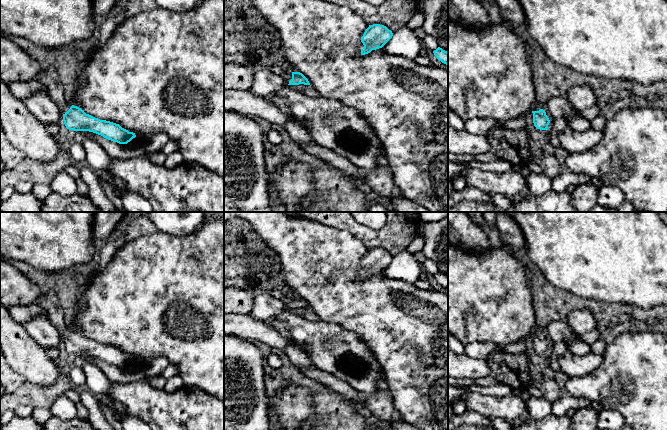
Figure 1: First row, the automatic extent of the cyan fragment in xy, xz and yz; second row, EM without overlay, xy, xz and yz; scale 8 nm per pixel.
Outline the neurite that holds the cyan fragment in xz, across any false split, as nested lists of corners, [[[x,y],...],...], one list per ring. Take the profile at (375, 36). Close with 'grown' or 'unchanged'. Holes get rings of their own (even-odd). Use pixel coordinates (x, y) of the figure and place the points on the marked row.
[[[369,25],[361,37],[361,42],[364,45],[364,48],[361,50],[361,55],[382,48],[392,38],[392,36],[392,31],[384,25]]] | unchanged

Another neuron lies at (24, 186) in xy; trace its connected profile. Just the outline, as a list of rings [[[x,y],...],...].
[[[21,181],[14,188],[15,191],[19,193],[31,193],[33,183],[29,181]]]

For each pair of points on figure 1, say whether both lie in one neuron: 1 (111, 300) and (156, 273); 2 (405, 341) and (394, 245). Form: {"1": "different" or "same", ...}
{"1": "same", "2": "different"}

